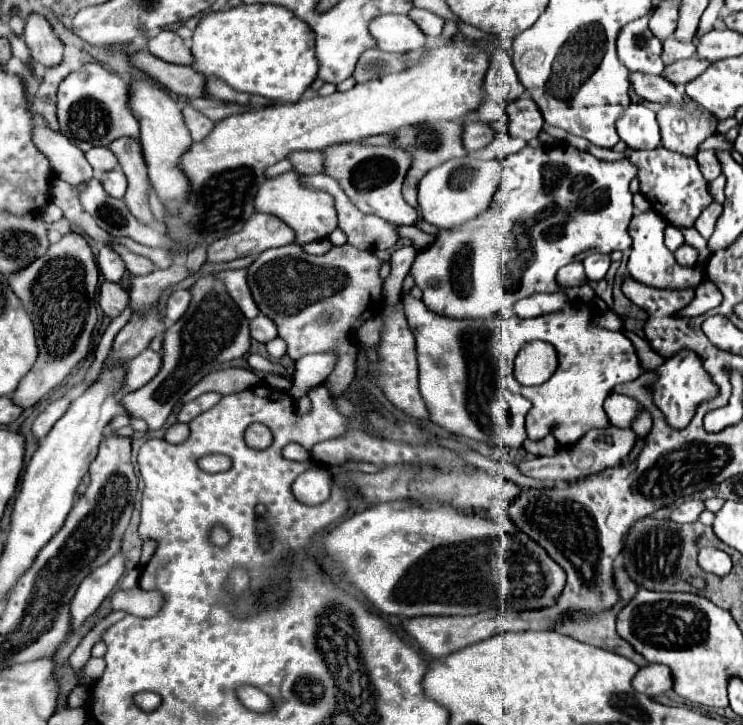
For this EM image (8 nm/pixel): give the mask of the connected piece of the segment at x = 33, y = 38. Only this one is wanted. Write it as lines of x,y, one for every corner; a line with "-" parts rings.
30,14
26,18
24,28
24,40
30,48
32,58
42,66
56,66
62,62
62,48
64,44
60,38
52,32
52,26
48,20
40,14

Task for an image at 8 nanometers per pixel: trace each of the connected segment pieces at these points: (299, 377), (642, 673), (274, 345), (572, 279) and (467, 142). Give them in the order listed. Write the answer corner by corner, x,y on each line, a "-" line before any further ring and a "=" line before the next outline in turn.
331,352
320,354
306,354
302,360
295,363
292,388
289,394
298,402
304,396
304,390
310,386
324,384
324,380
330,376
336,364
335,359
331,359
=
648,664
638,670
632,682
636,692
642,692
646,696
660,696
672,690
672,674
668,666
662,664
=
276,338
276,340
270,340
270,342
266,344
266,348
268,348
270,356
276,356
276,358
282,358
282,356
286,354
286,342
284,342
282,338
=
572,262
564,268
560,268
558,274
556,274
556,280
560,282
560,286
568,286
568,288
588,282
588,278
584,274
584,266
580,262
=
468,122
466,128
464,128
464,146
468,152
476,152
484,146
488,146
492,140
494,140
494,130
490,124
484,124
484,122

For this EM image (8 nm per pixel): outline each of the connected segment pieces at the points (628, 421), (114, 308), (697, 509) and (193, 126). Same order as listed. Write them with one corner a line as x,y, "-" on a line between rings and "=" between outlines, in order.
612,394
608,396
608,400
604,402
604,410
610,418
610,422
614,426
620,426
620,428
630,428
632,426
632,420
644,412
644,406
640,406
638,400
626,396
626,394
=
102,282
98,304
106,316
116,318
128,306
128,292
122,288
120,282
=
688,500
684,502
680,508
672,510
670,520
678,522
678,524
690,524
690,522
698,522
700,514
704,512
704,502
702,500
=
190,104
182,106
182,116
184,116
184,122
186,122
194,142
204,140
210,134
210,130
214,128
214,122
210,118
206,118
204,114
200,114
198,110
194,110

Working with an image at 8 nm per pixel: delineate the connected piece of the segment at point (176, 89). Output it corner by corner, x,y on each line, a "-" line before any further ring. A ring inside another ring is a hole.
146,50
134,54
130,60
138,70
146,72
164,88
168,88
178,96
186,96
186,98
206,96
206,78
200,72
196,72
192,66
168,64

